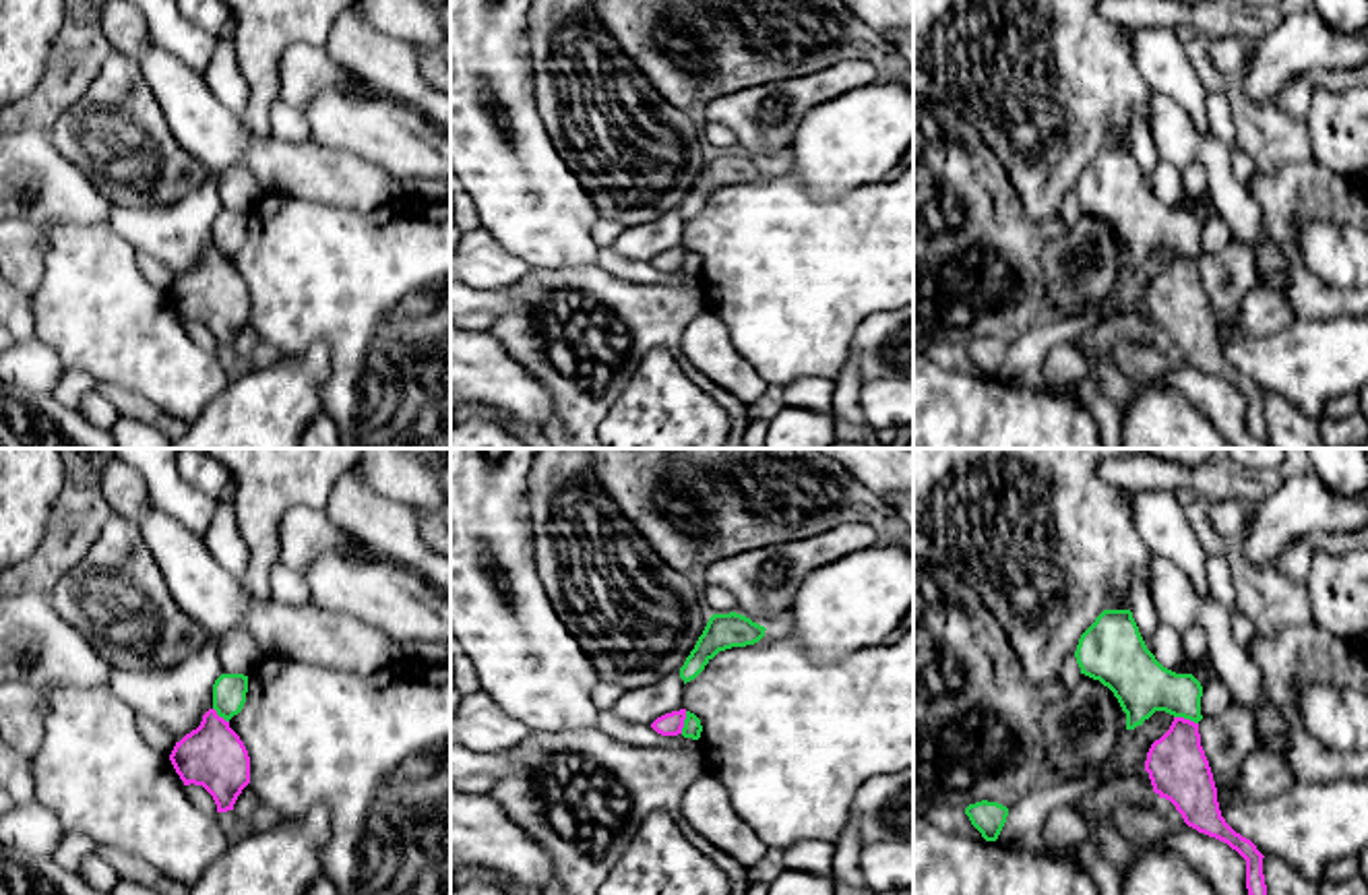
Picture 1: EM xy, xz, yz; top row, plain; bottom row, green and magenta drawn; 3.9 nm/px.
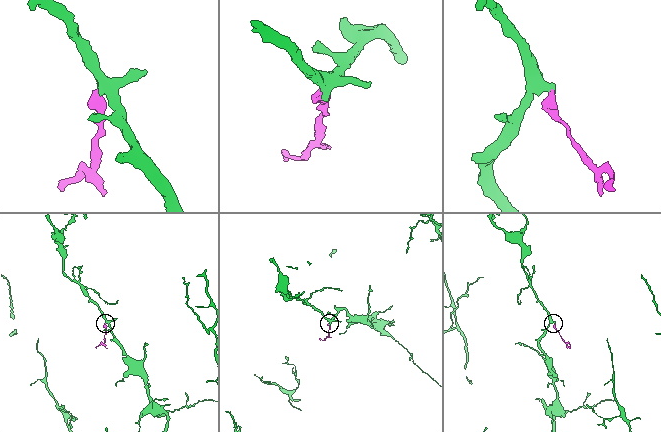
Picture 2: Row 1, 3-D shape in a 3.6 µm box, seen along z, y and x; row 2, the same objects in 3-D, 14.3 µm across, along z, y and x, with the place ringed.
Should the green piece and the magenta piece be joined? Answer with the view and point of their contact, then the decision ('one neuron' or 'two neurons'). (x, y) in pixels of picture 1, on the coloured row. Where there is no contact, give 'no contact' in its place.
contact yz (1187, 718); two neurons

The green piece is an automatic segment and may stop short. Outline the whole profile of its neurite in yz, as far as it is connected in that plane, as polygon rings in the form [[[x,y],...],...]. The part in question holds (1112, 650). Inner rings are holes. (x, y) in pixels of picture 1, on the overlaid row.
[[[1103,610],[1081,635],[1075,657],[1081,674],[1114,692],[1126,713],[1126,730],[1143,726],[1155,711],[1194,723],[1203,719],[1201,682],[1155,659],[1130,610]]]

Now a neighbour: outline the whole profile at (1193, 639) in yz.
[[[1188,626],[1182,637],[1184,663],[1176,670],[1176,674],[1190,674],[1194,663],[1207,653],[1207,639],[1201,626]]]

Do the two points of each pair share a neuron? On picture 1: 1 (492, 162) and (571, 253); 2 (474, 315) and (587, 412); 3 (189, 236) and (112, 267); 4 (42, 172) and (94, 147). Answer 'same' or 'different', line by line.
1: same
2: different
3: different
4: different

